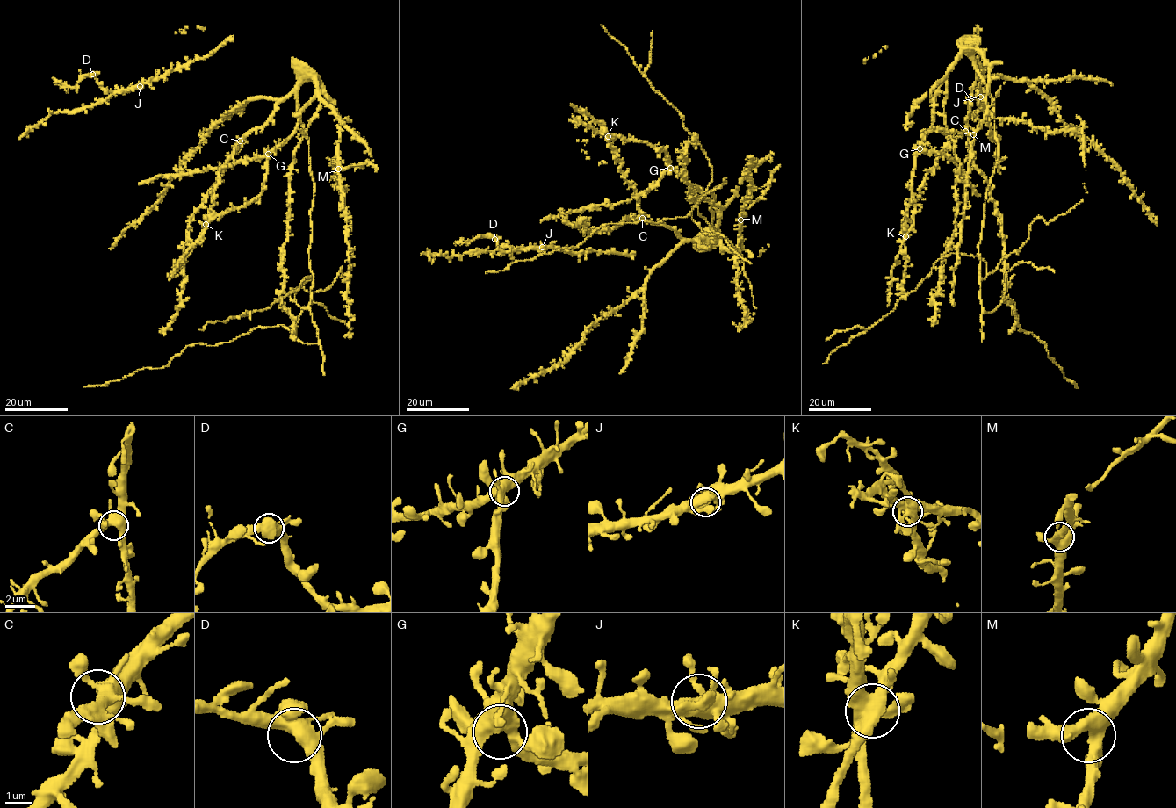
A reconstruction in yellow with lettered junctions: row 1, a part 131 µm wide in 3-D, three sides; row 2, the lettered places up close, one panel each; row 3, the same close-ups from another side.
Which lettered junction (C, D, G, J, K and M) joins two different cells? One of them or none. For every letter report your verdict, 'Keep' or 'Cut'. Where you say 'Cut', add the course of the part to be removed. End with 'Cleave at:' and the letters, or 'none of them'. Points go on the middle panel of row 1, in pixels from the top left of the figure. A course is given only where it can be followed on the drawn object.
C: Keep
D: Keep
G: Keep
J: Keep
K: Keep
M: Keep
Cleave at: none of them

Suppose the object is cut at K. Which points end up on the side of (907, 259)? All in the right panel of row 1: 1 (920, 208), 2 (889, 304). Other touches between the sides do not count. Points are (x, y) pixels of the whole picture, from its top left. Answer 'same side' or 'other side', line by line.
1: other side
2: other side

